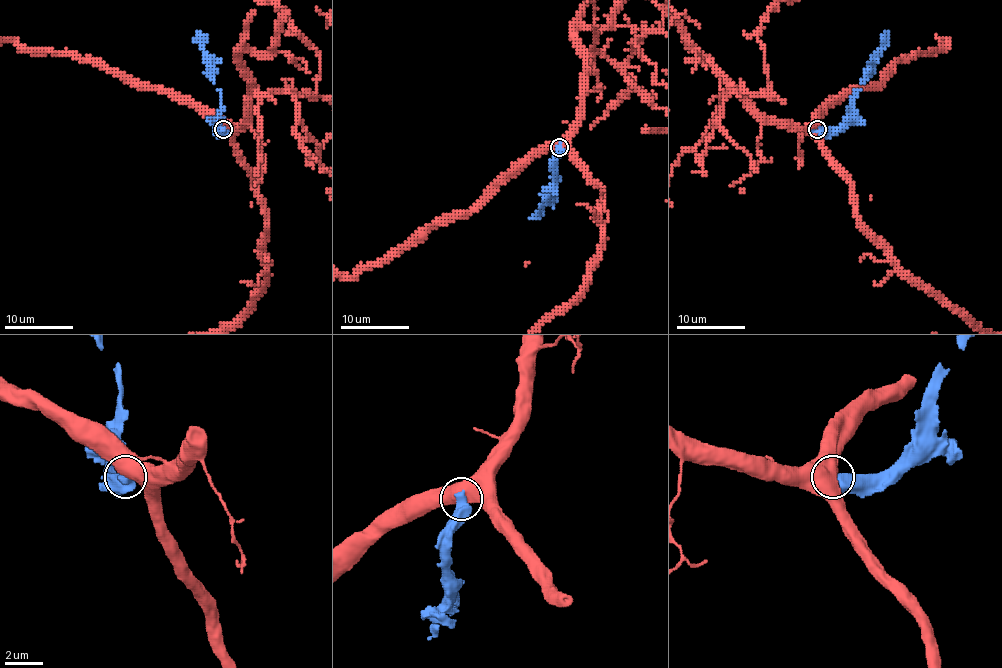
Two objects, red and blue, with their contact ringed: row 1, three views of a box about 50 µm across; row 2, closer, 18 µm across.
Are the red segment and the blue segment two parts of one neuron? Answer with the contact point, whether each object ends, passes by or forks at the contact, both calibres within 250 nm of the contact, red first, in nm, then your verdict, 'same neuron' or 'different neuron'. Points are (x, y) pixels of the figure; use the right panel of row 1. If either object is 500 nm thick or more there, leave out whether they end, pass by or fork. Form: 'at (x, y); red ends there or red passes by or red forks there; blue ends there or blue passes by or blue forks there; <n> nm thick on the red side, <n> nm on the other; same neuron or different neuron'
at (817, 129); 750 nm thick on the red side, 600 nm on the other; different neuron

